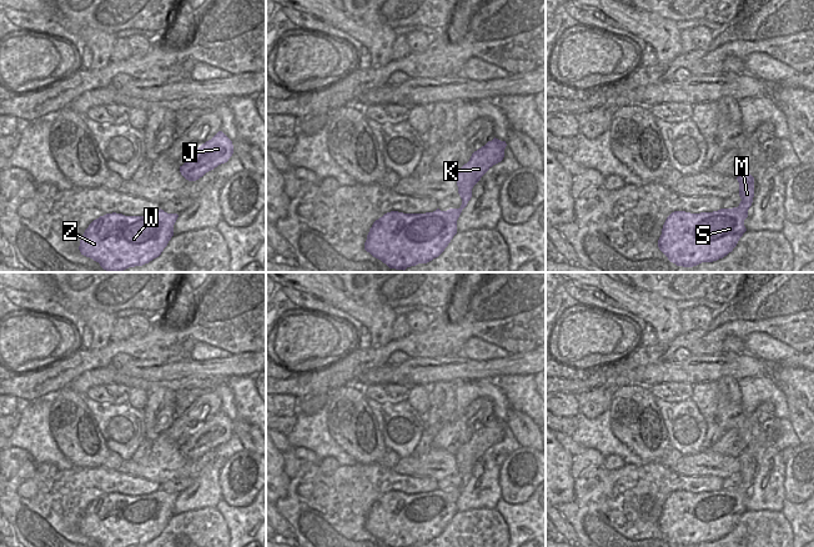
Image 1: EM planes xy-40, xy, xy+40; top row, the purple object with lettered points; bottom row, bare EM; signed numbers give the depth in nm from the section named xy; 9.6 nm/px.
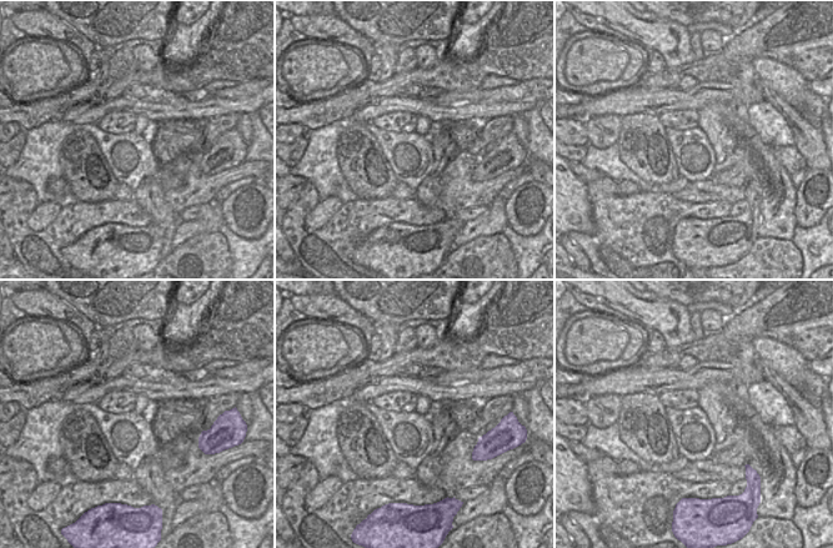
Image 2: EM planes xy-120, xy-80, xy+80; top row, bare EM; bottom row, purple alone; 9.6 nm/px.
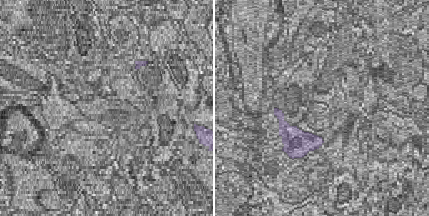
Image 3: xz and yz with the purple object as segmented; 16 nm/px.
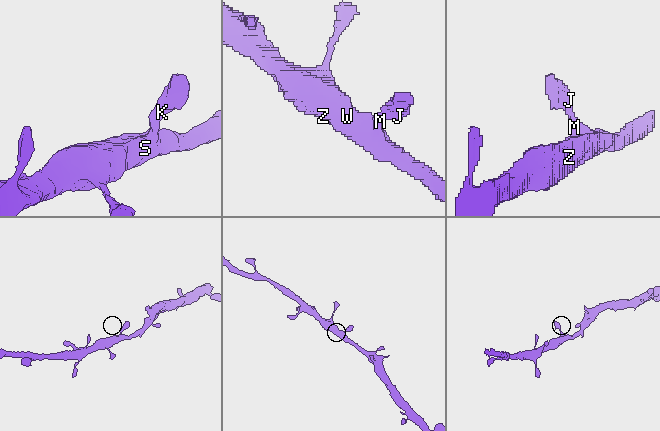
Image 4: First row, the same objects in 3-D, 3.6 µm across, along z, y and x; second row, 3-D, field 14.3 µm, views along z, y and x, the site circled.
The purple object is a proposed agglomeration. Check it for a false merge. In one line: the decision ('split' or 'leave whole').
leave whole

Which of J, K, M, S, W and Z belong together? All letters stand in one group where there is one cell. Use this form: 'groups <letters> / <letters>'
groups J K M S W Z

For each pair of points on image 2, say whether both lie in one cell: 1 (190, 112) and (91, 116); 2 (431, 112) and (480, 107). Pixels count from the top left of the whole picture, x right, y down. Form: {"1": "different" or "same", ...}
{"1": "same", "2": "same"}

